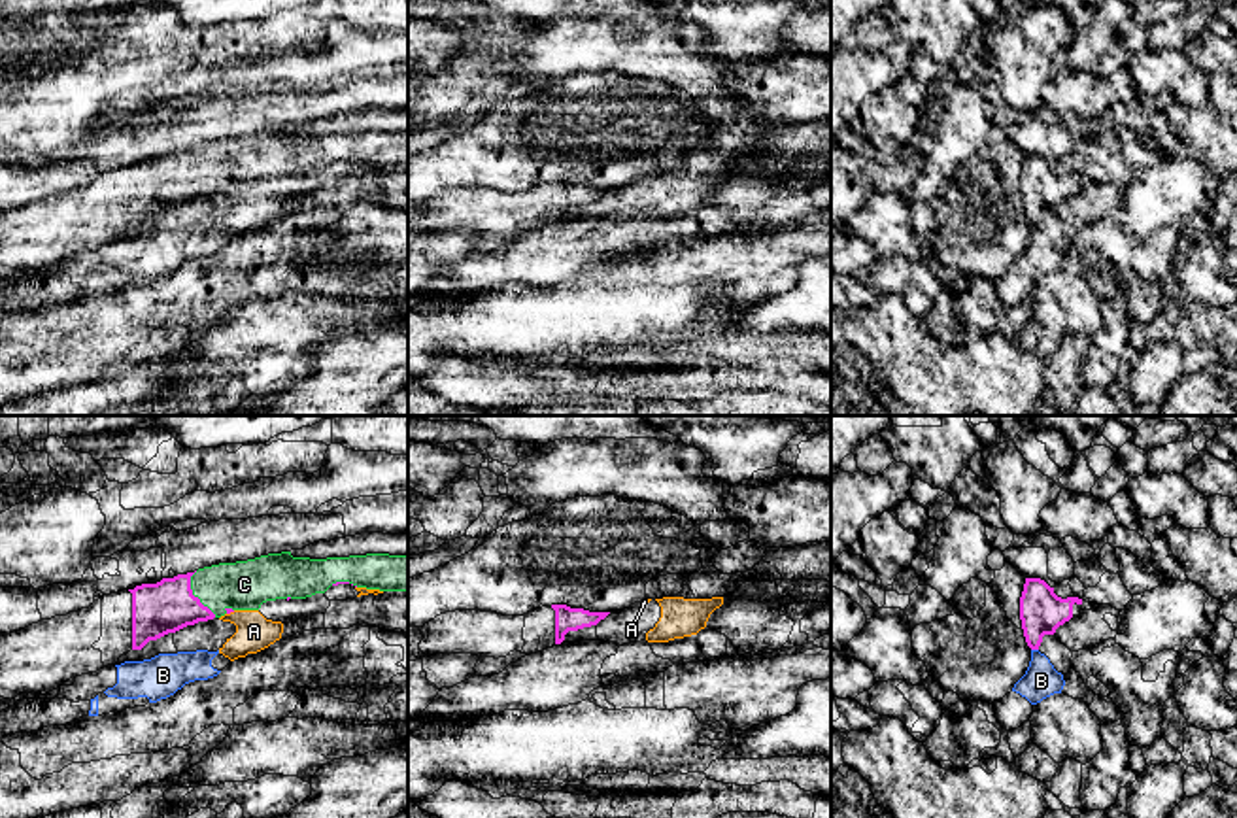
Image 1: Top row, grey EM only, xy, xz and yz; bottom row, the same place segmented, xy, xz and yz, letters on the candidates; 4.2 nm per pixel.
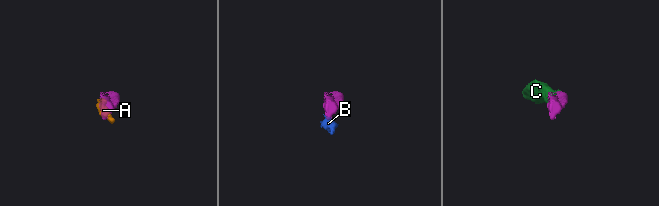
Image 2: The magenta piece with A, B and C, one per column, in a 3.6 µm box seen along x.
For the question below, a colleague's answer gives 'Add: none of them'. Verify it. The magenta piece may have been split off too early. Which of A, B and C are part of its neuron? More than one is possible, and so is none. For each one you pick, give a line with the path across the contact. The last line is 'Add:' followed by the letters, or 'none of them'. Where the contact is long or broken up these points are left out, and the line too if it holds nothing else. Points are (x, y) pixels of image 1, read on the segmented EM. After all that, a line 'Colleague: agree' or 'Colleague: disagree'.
Add: C
Colleague: disagree

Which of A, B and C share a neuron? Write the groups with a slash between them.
A B / C

